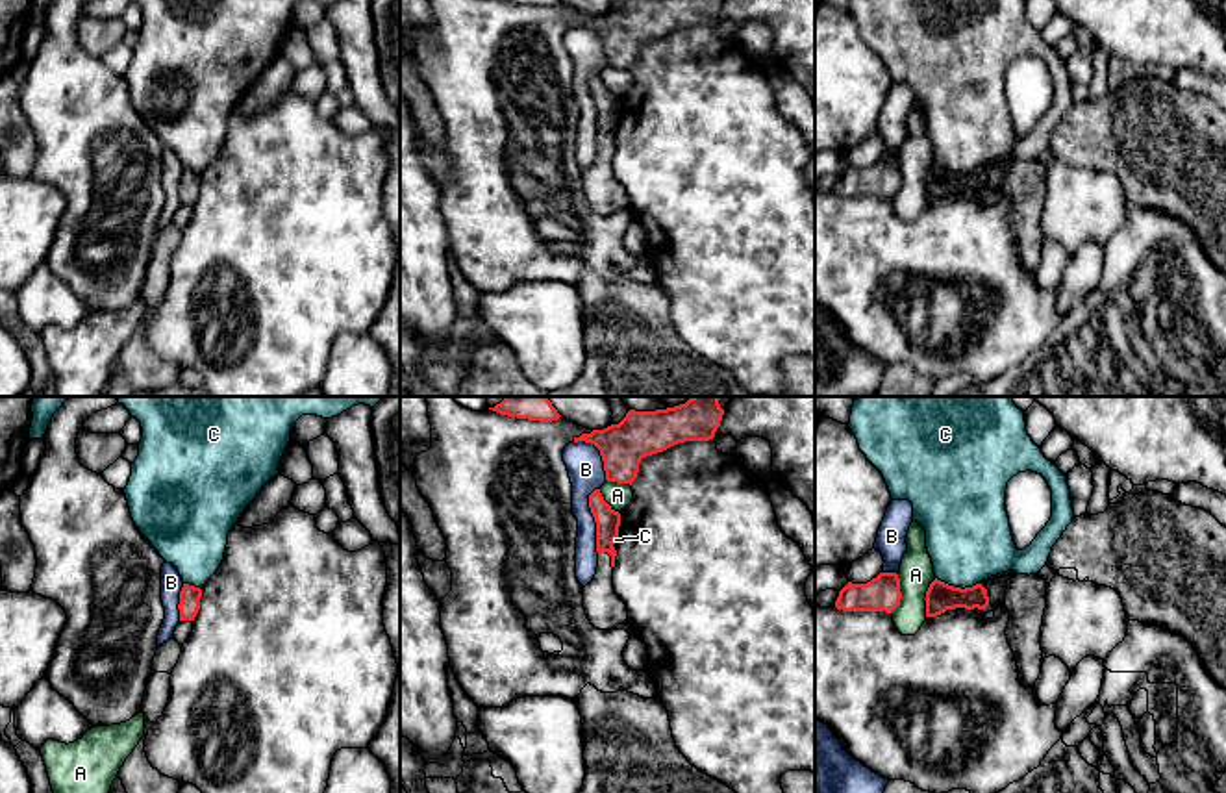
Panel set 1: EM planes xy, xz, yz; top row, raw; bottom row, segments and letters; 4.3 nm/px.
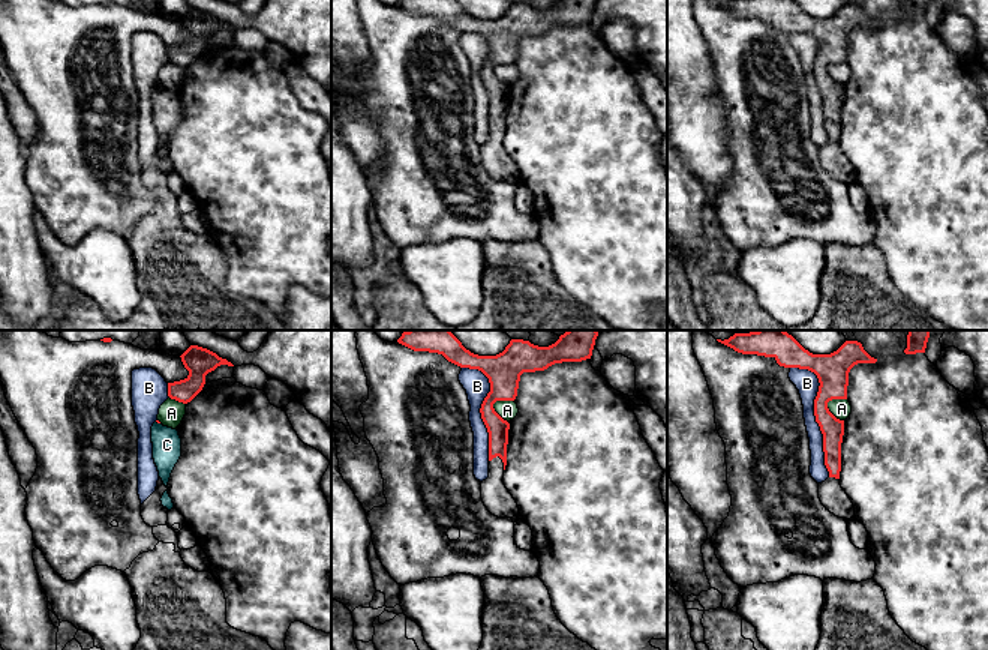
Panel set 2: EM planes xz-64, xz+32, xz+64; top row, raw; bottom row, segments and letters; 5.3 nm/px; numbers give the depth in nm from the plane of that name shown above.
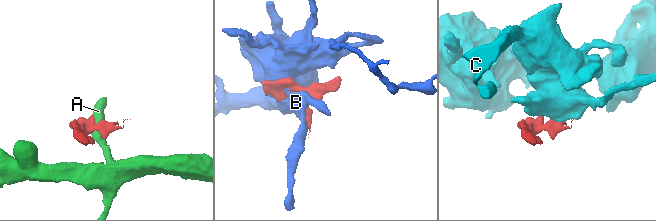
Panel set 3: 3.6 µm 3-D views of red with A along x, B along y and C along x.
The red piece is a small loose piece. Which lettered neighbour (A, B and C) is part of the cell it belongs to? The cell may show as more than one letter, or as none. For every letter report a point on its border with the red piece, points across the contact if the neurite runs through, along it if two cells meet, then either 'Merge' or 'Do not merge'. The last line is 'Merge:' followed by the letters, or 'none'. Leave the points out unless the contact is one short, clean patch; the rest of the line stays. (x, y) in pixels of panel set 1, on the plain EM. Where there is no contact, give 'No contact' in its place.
A: Touches red at yz (900, 178). Do not merge
B: Touches red at xz (595, 106). Do not merge
C: Touches red at yz (958, 173). Boundary: yz (936, 162), (962, 173), (978, 169). Do not merge
Merge: none

